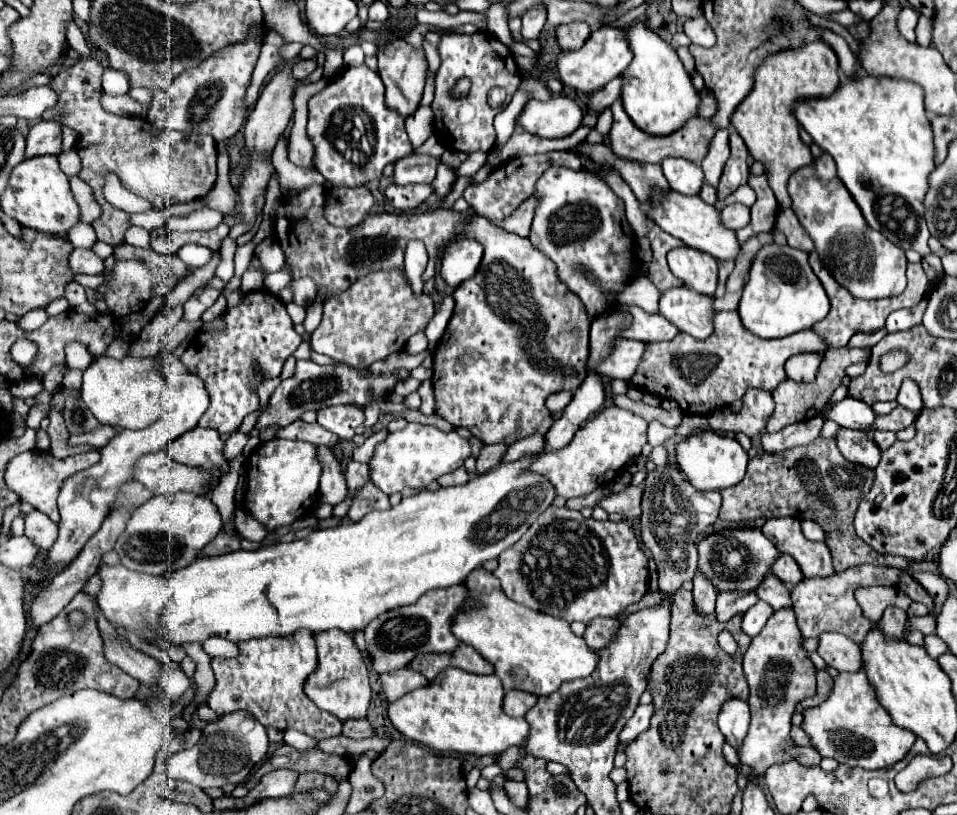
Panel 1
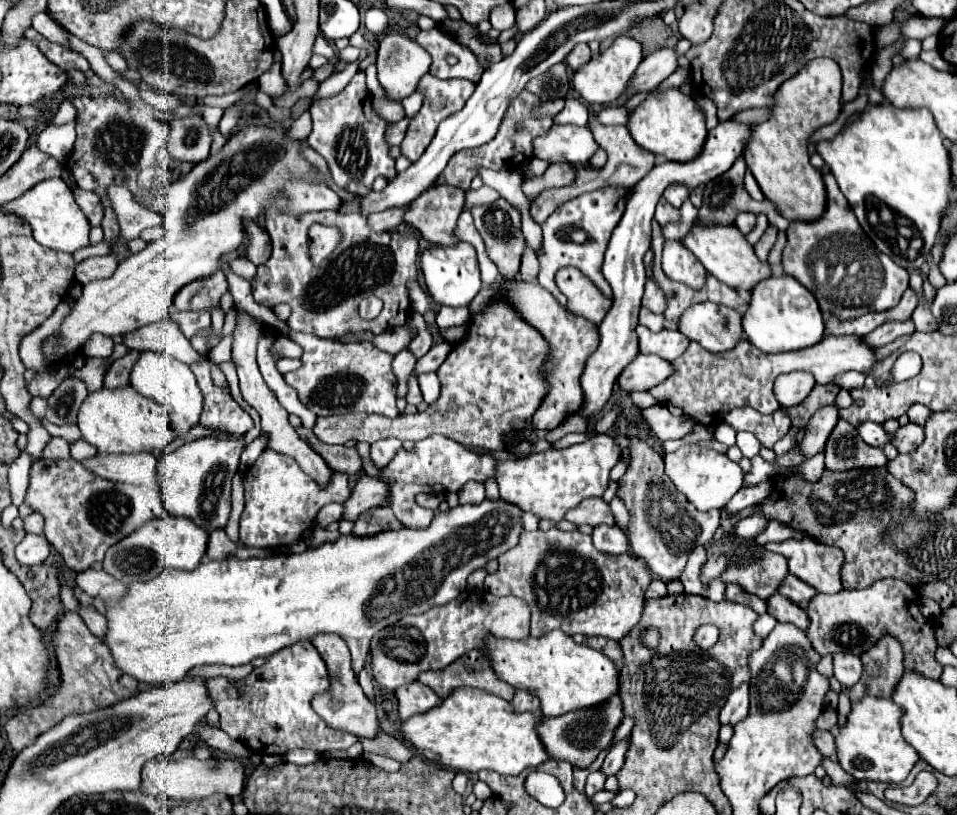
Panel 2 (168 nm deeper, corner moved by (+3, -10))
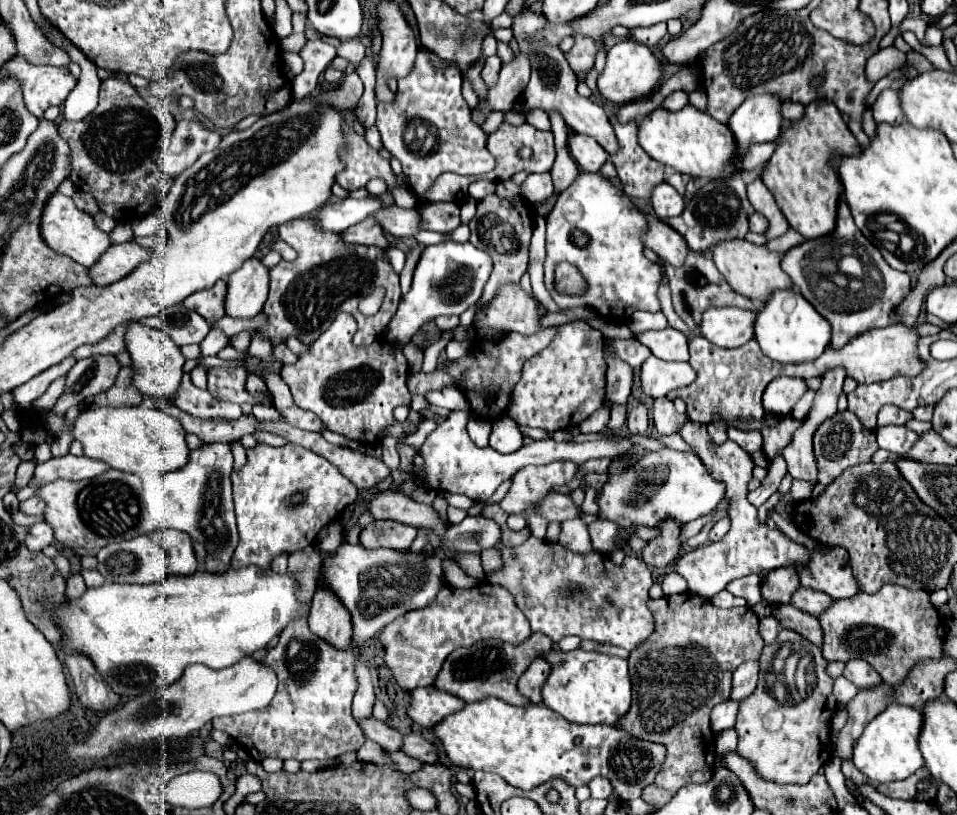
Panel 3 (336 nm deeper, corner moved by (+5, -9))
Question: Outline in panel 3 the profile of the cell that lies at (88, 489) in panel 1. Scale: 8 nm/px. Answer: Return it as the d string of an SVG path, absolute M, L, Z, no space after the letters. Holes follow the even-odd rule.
M128 321L126 327L126 351L130 353L132 359L132 369L134 369L134 385L144 397L154 397L154 399L164 399L166 395L174 395L180 379L182 379L182 365L184 365L184 355L180 353L180 347L162 331L144 327L138 321Z

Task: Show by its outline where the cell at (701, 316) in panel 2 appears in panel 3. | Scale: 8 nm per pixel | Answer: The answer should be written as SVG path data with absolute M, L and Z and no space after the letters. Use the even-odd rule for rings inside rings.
M710 307L704 311L700 333L720 347L740 347L754 337L752 321L756 321L756 313L752 311L736 307Z

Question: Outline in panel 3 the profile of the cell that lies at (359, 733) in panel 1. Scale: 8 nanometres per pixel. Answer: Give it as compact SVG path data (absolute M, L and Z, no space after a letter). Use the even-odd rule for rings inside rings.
M408 735L404 739L402 751L410 757L416 757L416 759L424 761L424 763L438 763L438 749L430 741L426 741L418 735Z

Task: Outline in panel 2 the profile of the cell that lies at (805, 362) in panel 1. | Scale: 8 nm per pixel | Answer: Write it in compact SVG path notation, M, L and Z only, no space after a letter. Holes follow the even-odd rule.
M790 372L790 374L782 374L776 378L774 394L780 406L794 406L794 404L800 404L810 394L814 384L816 382L812 374Z

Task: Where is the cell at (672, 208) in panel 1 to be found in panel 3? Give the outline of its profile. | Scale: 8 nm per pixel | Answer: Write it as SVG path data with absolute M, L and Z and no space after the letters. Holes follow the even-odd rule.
M736 239L736 241L722 241L722 243L714 245L710 249L710 255L712 255L718 271L730 283L730 287L736 289L738 293L742 293L744 297L766 301L776 289L792 289L790 277L786 273L782 273L782 267L780 267L782 255L768 251L768 247L758 247L744 239Z

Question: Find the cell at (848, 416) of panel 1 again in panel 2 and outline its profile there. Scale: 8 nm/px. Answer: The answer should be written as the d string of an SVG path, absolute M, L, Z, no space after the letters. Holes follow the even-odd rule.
M860 422L858 426L856 426L856 430L858 430L858 434L862 436L862 440L866 442L866 444L870 444L870 446L884 446L886 442L890 442L890 438L892 436L888 436L886 432L884 432L884 428L882 428L882 424L876 424L876 422Z

